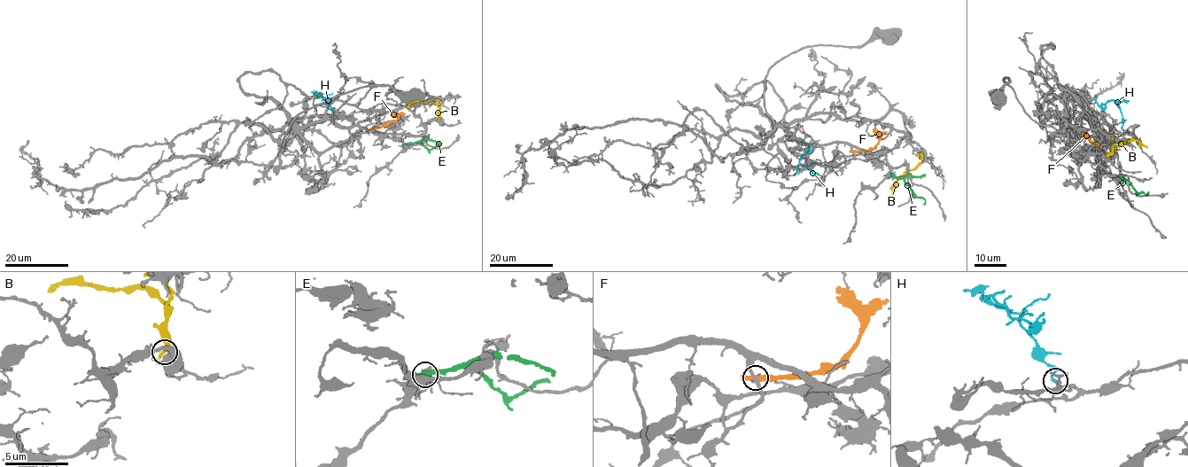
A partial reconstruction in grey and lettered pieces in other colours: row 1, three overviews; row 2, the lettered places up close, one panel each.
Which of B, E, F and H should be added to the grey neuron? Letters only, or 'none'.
none

